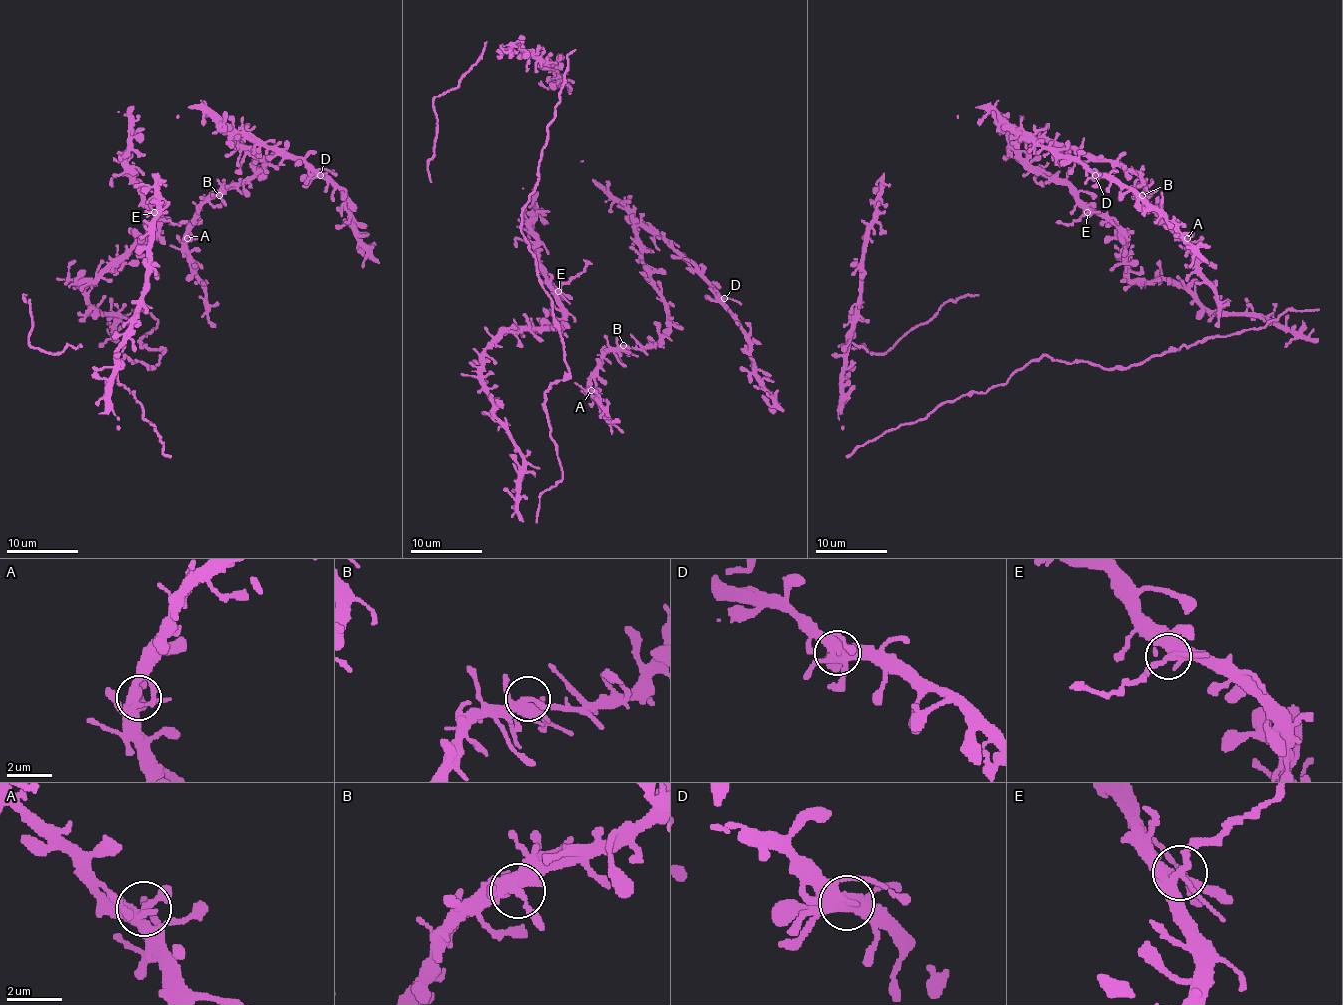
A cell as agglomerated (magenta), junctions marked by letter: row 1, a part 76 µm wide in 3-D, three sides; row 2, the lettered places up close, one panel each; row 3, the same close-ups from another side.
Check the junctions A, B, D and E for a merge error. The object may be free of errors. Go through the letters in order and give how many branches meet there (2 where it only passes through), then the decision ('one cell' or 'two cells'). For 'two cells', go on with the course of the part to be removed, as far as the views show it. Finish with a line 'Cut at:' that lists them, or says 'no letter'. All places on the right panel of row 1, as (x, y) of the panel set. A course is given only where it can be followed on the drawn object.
A: 4 branches meet; one cell
B: 4 branches meet; one cell
D: 4 branches meet; one cell
E: 5 branches meet; two cells; foreign part runs (1088, 213), (1071, 224), (1055, 222)
Cut at: E

